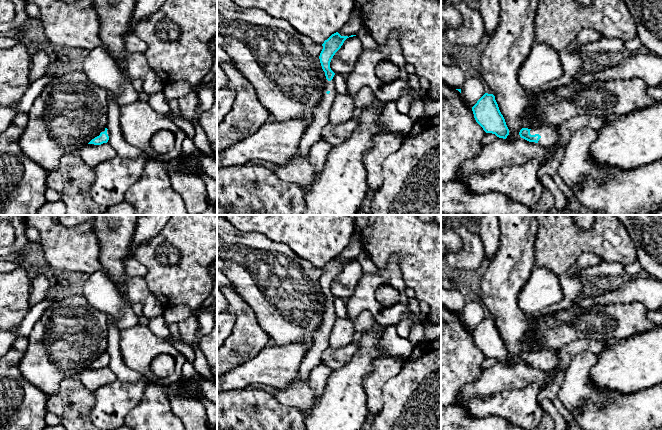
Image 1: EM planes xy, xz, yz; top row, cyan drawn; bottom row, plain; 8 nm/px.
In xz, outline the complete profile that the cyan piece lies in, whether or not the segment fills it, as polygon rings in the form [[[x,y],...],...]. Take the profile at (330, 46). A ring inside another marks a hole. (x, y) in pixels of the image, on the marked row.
[[[336,32],[322,44],[323,49],[319,59],[325,72],[325,86],[321,101],[313,109],[312,122],[307,126],[299,141],[298,151],[302,158],[309,154],[311,147],[315,143],[321,140],[322,130],[329,123],[330,110],[338,94],[333,81],[335,73],[330,68],[330,62],[347,38],[349,37],[341,36]]]

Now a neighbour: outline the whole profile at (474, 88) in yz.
[[[476,76],[467,77],[461,89],[463,100],[470,107],[473,107],[485,93],[485,83],[481,77]]]

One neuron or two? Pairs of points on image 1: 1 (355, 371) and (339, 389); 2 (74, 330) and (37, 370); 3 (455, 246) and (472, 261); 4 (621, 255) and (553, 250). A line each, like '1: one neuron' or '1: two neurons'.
1: one neuron
2: one neuron
3: two neurons
4: one neuron

